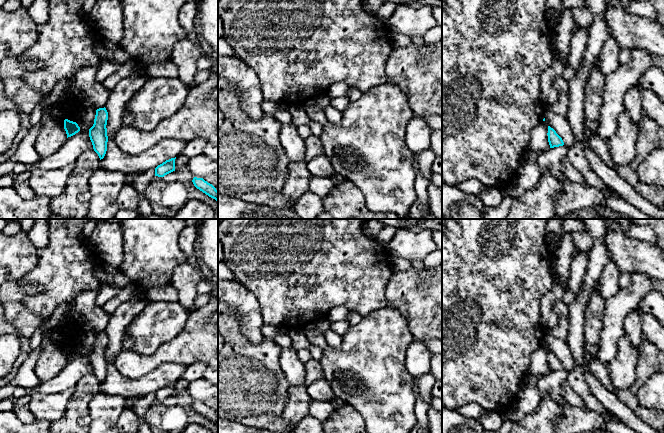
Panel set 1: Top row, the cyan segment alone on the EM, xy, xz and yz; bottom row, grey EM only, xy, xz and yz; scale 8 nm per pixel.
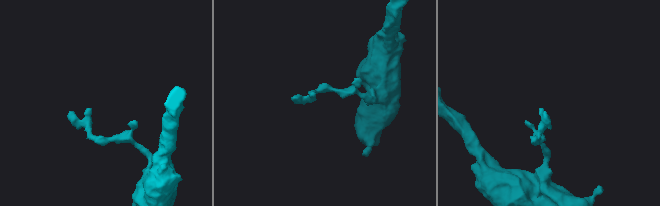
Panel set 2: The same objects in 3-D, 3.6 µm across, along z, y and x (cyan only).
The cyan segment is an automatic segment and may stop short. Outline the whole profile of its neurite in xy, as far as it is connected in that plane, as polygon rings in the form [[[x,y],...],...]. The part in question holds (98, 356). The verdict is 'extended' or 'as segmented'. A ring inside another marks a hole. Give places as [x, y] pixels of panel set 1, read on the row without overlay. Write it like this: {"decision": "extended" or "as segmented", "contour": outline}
{"decision": "as segmented", "contour": [[[106,332],[96,334],[93,350],[89,353],[89,361],[94,375],[98,378],[100,384],[104,382],[107,375],[107,344],[108,336]]]}

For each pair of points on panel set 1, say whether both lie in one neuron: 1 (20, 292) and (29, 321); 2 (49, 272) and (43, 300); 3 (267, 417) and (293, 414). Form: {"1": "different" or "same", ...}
{"1": "same", "2": "same", "3": "different"}

